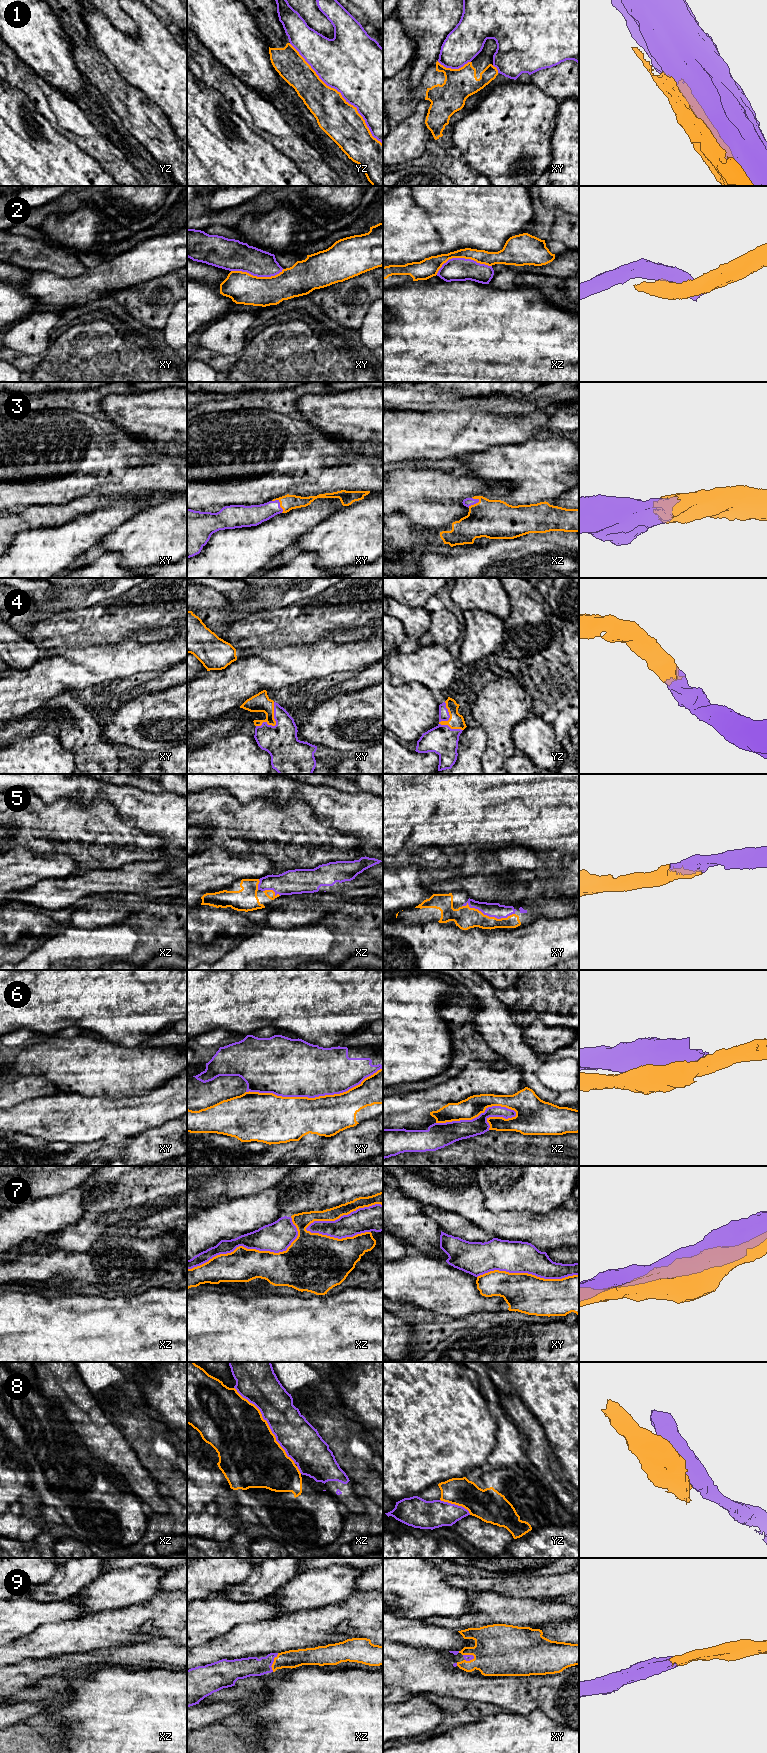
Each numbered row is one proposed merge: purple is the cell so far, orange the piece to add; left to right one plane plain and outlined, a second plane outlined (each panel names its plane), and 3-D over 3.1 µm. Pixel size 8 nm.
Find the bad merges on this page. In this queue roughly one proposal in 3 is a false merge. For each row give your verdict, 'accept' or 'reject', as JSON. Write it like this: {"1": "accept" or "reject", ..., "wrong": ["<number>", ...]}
{"1": "reject", "2": "reject", "3": "accept", "4": "accept", "5": "accept", "6": "reject", "7": "reject", "8": "reject", "9": "accept", "wrong": ["1", "2", "6", "7", "8"]}

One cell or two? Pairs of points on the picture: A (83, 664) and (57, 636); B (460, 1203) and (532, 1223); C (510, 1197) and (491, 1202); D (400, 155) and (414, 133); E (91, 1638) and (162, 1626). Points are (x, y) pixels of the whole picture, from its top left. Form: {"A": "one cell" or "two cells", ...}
{"A": "two cells", "B": "one cell", "C": "one cell", "D": "one cell", "E": "one cell"}

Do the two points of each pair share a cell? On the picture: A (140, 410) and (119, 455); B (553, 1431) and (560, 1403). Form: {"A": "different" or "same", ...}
{"A": "different", "B": "same"}

